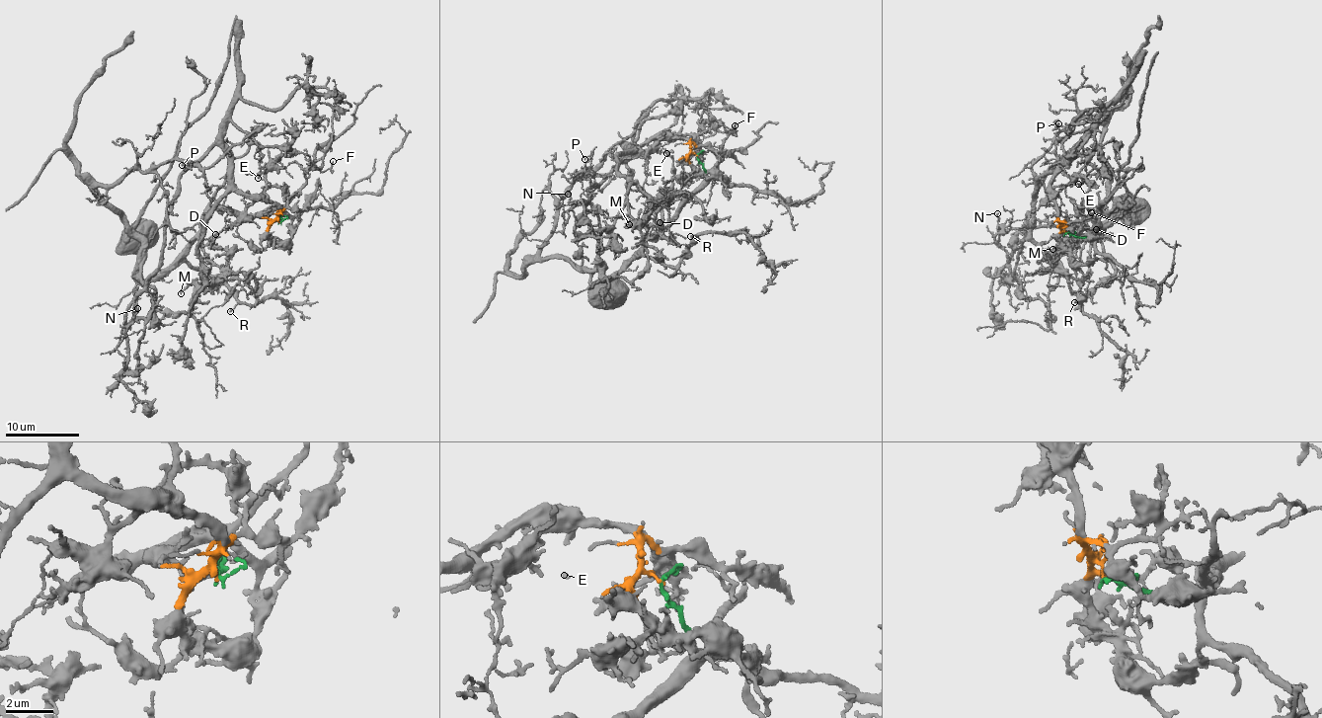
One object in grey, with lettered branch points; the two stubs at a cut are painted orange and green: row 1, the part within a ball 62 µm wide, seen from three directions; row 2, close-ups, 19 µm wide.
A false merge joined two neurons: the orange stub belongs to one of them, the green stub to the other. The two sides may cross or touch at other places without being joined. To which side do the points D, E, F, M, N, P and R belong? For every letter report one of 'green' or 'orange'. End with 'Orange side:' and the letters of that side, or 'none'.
D: green
E: green
F: green
M: orange
N: green
P: green
R: green
Orange side: M

